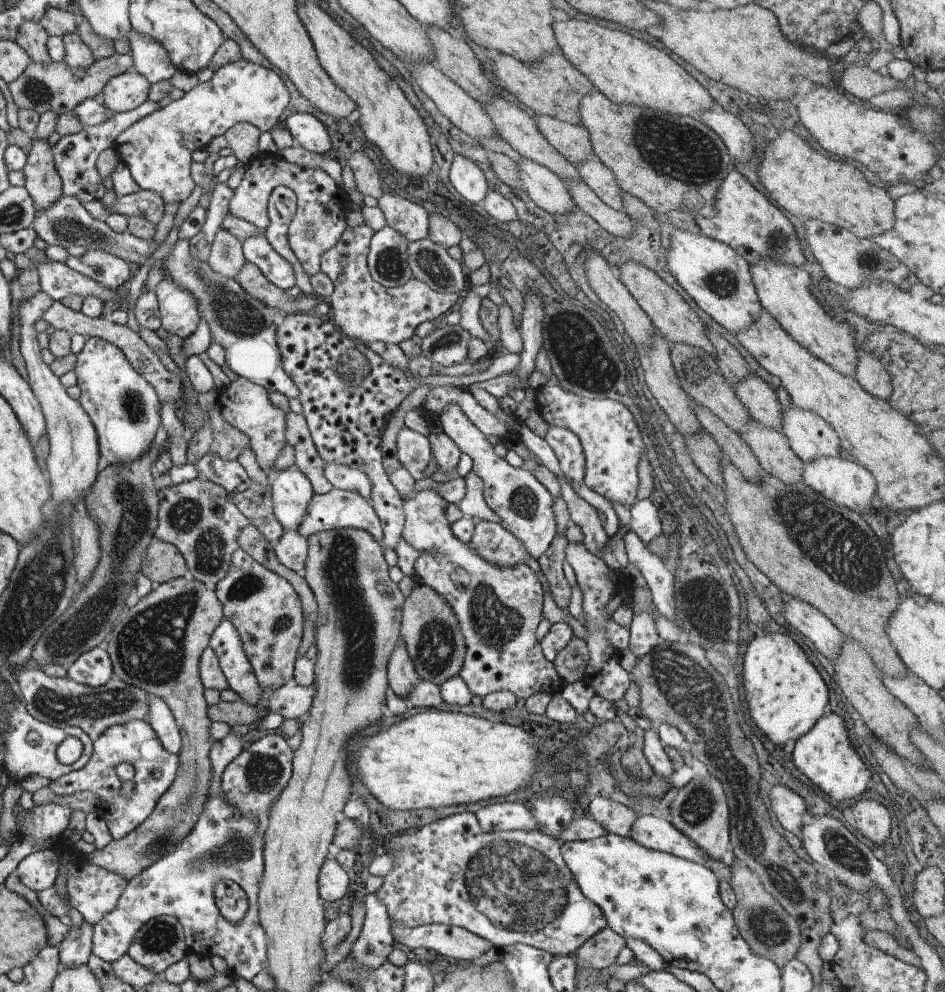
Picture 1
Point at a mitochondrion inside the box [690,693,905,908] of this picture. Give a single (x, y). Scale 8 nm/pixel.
(841, 850)

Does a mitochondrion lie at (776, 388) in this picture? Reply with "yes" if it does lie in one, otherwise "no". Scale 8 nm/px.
no

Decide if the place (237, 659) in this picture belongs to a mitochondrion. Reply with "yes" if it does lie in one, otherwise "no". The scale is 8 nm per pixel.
no

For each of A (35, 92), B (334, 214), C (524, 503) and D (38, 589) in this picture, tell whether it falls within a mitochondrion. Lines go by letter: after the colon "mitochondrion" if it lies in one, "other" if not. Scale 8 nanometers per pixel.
A: mitochondrion
B: other
C: mitochondrion
D: mitochondrion

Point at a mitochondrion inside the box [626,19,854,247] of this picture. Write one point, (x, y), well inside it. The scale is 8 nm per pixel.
(677, 149)

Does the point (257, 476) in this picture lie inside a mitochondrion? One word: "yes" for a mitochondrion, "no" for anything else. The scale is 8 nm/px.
no

